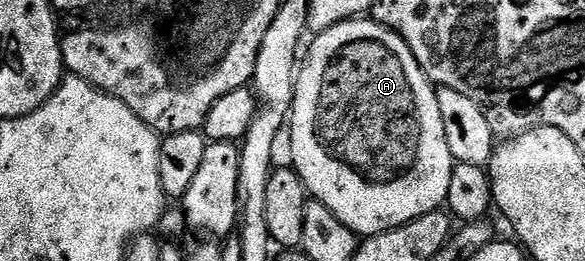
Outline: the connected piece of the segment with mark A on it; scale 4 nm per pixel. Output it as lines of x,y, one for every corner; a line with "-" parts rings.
362,16
323,30
315,38
318,39
311,44
306,63
303,66
301,63
300,77
294,84
292,107
294,166
300,168
302,179
308,184
309,197
314,200
324,200
326,205
333,209
336,220
347,223
350,229
361,235
363,239
372,237
376,232
395,230
405,222
416,220
422,214
431,214
432,211
445,207
446,184
452,180
456,163
452,152
446,150
444,120
438,118
438,95
432,92
430,79
423,75
420,64
414,61
406,41
399,38
395,30
389,30
386,26
381,26
380,23

